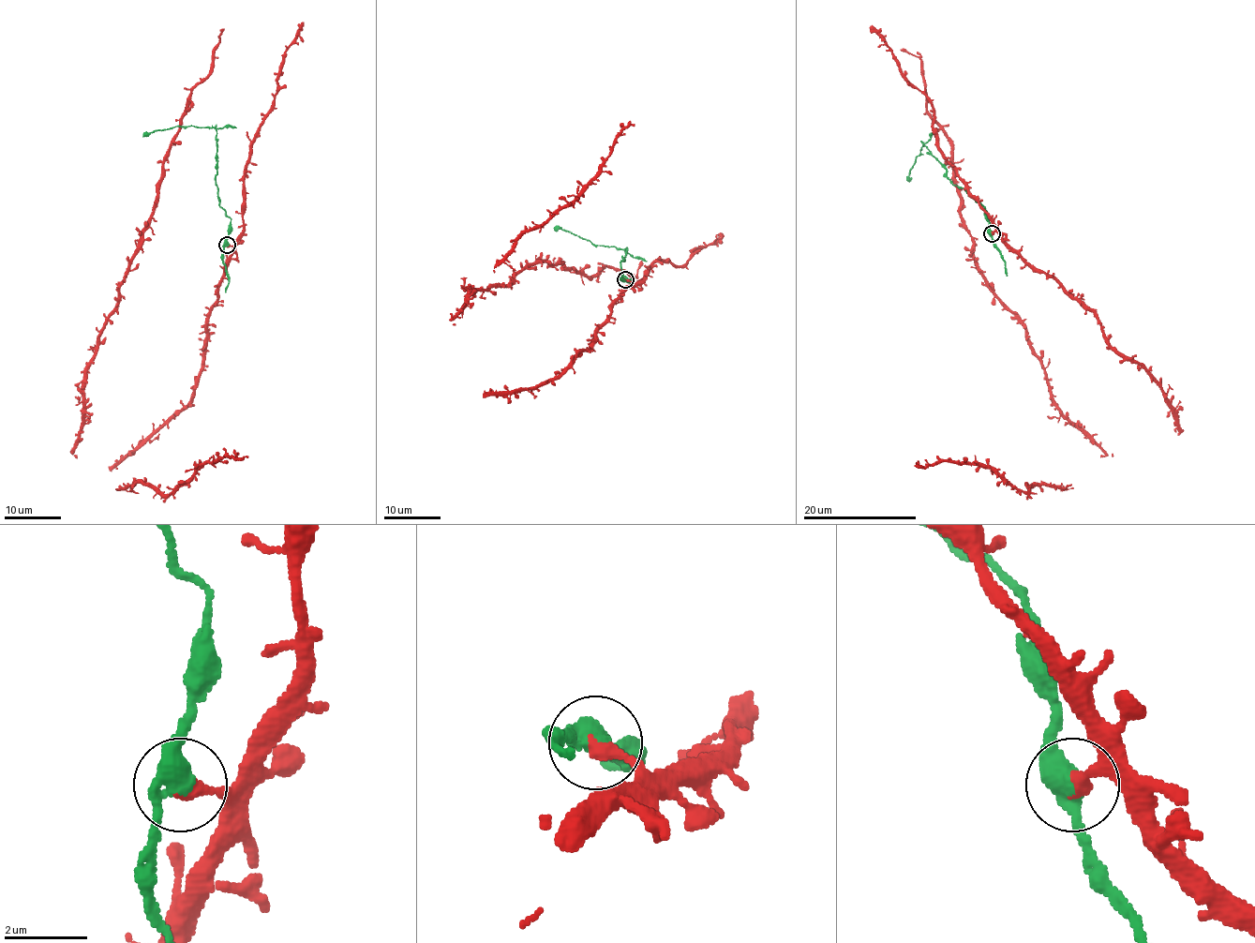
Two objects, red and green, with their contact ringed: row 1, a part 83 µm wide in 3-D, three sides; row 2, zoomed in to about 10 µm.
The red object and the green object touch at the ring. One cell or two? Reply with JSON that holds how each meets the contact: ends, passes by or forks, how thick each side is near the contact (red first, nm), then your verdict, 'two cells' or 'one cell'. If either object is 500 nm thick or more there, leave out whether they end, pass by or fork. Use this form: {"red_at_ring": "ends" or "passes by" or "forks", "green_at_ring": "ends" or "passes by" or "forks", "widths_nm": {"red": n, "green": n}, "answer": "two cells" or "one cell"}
{"red_at_ring": "ends", "green_at_ring": "passes by", "widths_nm": {"red": 360, "green": 440}, "answer": "two cells"}

